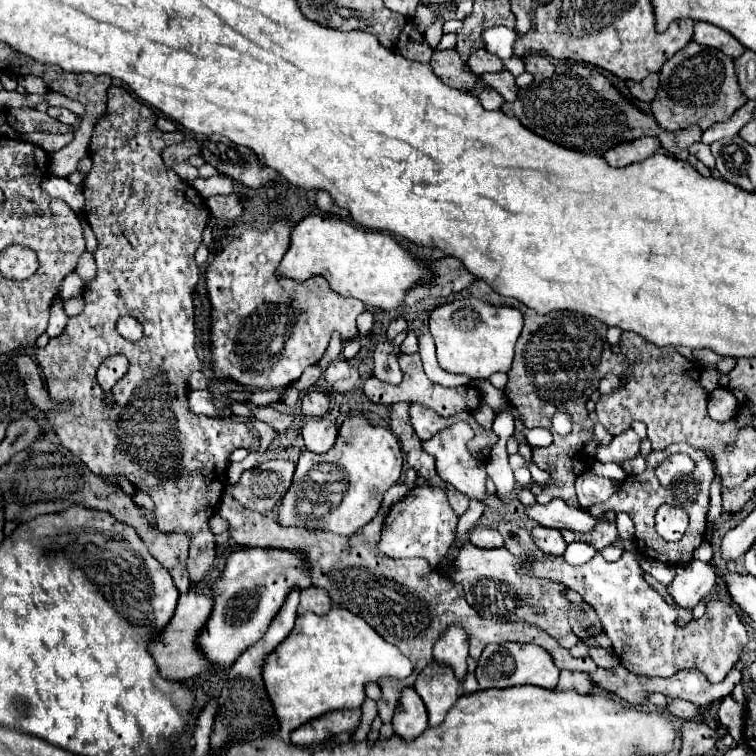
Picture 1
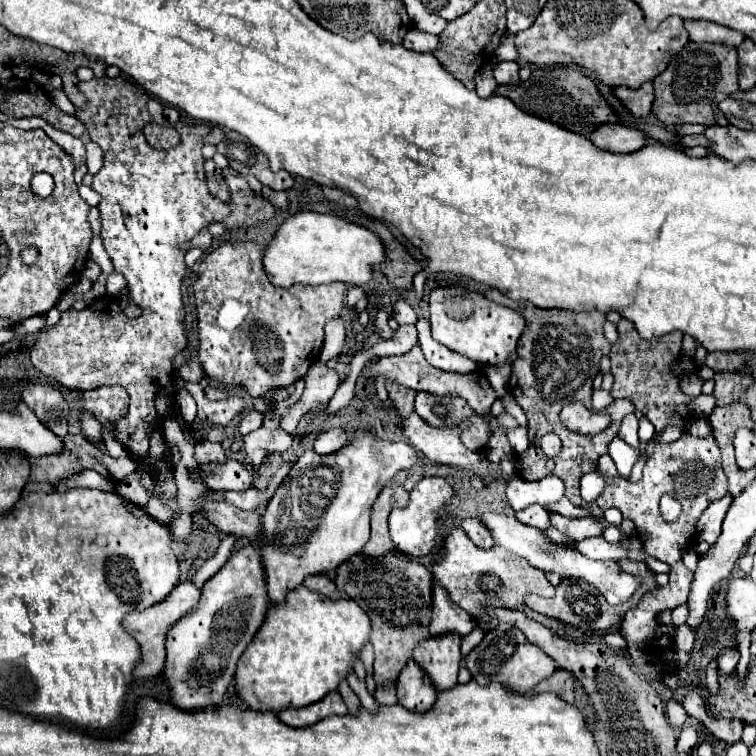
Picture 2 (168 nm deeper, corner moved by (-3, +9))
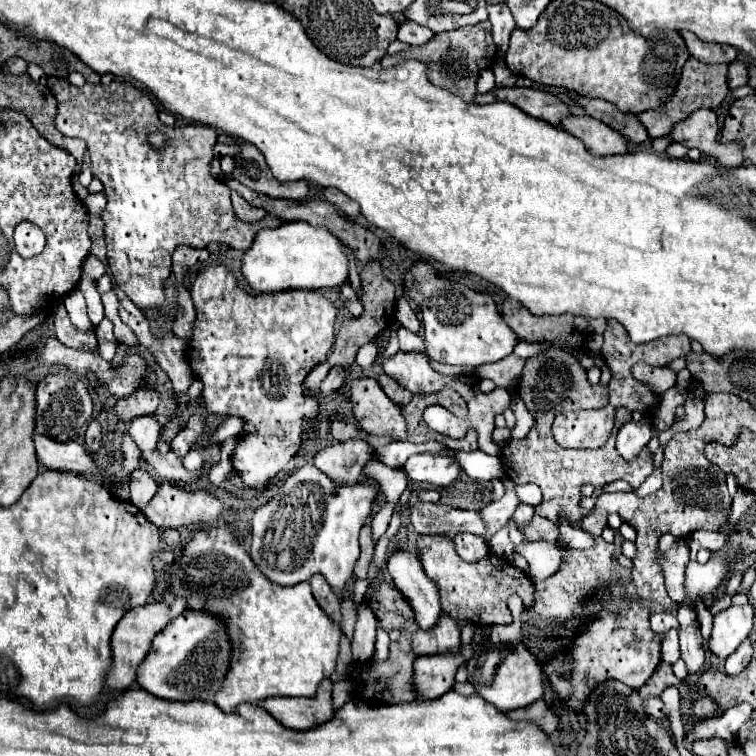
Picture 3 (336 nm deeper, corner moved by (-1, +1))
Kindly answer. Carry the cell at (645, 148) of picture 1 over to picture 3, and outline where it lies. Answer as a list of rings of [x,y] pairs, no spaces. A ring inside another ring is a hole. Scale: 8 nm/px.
[[[572,114],[570,118],[562,120],[562,128],[582,140],[586,150],[596,156],[614,156],[630,152],[628,140],[596,118]]]

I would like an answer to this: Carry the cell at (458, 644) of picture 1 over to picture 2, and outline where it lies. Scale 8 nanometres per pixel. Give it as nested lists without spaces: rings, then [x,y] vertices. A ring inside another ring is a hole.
[[[436,582],[432,584],[432,622],[430,622],[430,634],[436,636],[436,634],[444,634],[444,632],[458,632],[460,636],[466,636],[468,632],[472,632],[472,628],[476,626],[476,620],[466,612],[462,610],[460,606],[456,606],[450,598],[448,598],[448,592],[444,592]]]

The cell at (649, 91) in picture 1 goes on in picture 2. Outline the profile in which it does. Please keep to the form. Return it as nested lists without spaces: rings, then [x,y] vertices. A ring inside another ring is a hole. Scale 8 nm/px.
[[[646,82],[638,90],[628,90],[626,86],[620,86],[614,90],[614,96],[626,106],[626,110],[636,118],[650,116],[650,108],[654,102],[654,88],[652,82]]]

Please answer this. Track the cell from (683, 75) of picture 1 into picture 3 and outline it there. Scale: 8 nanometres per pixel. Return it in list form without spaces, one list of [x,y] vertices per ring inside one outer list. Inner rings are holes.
[[[688,58],[688,62],[682,68],[680,82],[678,82],[676,90],[672,92],[672,96],[660,108],[646,110],[644,114],[638,116],[640,122],[648,130],[648,136],[650,138],[668,136],[672,132],[674,124],[688,118],[694,110],[700,110],[700,108],[716,110],[720,106],[720,102],[726,98],[728,90],[730,90],[728,84],[726,84],[726,72],[728,72],[728,64],[704,64],[704,62],[698,62],[696,58]]]

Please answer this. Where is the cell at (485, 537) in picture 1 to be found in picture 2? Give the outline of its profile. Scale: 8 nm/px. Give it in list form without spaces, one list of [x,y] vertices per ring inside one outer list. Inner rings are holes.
[[[466,518],[466,520],[462,520],[460,526],[464,528],[464,532],[468,534],[468,538],[470,538],[476,546],[480,546],[480,548],[486,550],[486,548],[490,548],[490,546],[494,544],[488,528],[486,528],[484,524],[480,524],[478,518]]]

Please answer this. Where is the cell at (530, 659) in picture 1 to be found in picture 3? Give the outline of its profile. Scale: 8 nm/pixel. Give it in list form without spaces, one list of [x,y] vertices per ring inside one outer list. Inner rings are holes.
[[[512,622],[510,626],[492,628],[488,640],[476,650],[476,654],[466,662],[468,666],[468,682],[474,686],[476,694],[480,694],[486,702],[494,704],[498,710],[514,710],[524,708],[544,694],[544,672],[536,654],[528,648],[522,626]]]

